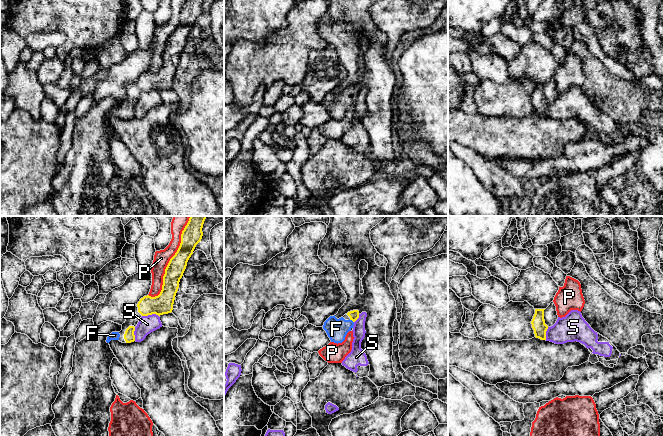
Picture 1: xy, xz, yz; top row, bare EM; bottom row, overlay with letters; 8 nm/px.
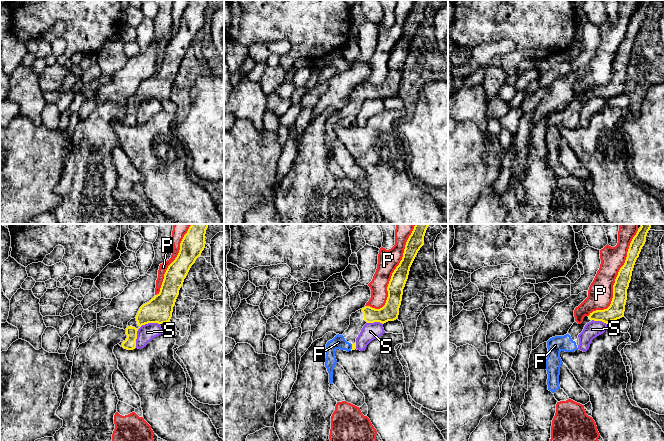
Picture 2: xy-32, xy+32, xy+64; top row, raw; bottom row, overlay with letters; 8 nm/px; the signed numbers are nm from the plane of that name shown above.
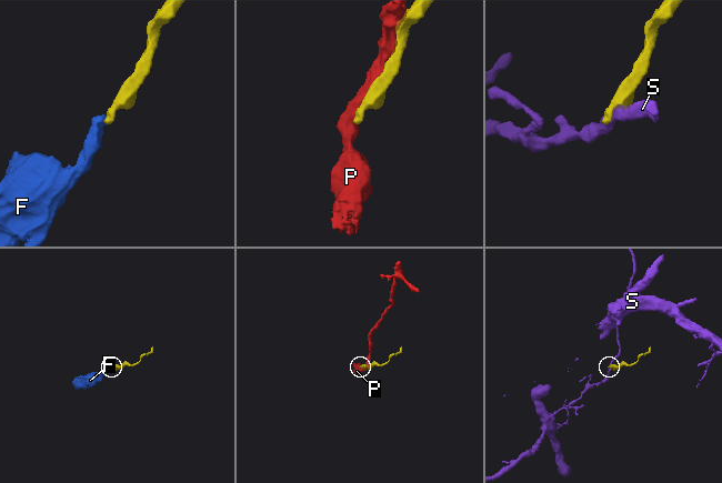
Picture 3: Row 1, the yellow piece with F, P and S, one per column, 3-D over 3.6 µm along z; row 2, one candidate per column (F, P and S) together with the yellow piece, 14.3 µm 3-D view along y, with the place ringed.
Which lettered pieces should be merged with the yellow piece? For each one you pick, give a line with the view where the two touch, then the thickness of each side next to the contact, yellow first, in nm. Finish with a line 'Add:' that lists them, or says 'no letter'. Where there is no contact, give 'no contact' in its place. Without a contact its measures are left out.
F: meets yellow in xz; 80 nm thick on the yellow side, 170 nm on the other
Add: F

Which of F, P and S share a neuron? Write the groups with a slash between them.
F / P / S

